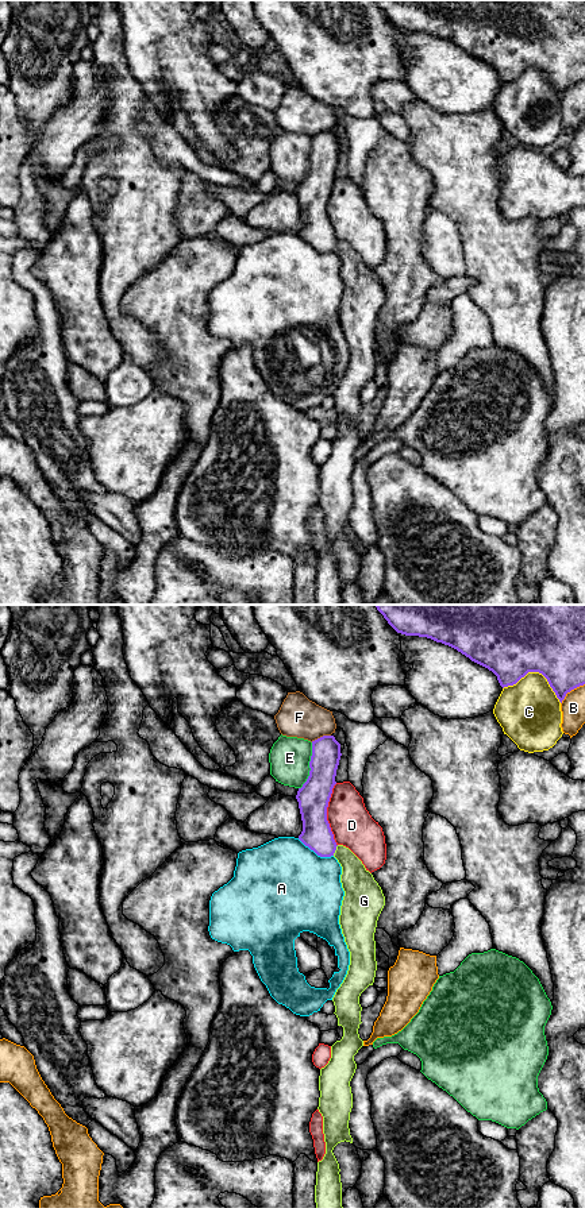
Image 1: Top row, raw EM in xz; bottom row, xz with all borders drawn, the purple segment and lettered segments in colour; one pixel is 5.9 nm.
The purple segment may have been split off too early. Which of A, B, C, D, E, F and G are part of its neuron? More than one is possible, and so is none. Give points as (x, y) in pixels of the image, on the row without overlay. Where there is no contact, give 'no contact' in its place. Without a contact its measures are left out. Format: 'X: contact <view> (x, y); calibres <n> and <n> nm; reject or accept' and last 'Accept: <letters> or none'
A: contact xz (315, 247); calibres 180 and 500 nm; reject
B: contact xz (570, 85); calibres 340 and 140 nm; reject
C: contact xz (537, 66); calibres 500 and 380 nm; reject
D: contact xz (326, 209); calibres 190 and 260 nm; reject
E: contact xz (310, 161); calibres 190 and 240 nm; reject
F: contact xz (320, 132); calibres 180 and 240 nm; reject
G: contact xz (335, 244); calibres 180 and 190 nm; accept
Accept: G

